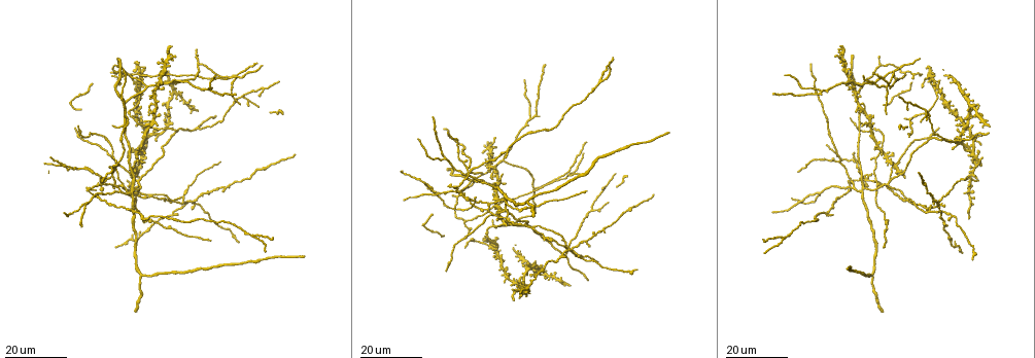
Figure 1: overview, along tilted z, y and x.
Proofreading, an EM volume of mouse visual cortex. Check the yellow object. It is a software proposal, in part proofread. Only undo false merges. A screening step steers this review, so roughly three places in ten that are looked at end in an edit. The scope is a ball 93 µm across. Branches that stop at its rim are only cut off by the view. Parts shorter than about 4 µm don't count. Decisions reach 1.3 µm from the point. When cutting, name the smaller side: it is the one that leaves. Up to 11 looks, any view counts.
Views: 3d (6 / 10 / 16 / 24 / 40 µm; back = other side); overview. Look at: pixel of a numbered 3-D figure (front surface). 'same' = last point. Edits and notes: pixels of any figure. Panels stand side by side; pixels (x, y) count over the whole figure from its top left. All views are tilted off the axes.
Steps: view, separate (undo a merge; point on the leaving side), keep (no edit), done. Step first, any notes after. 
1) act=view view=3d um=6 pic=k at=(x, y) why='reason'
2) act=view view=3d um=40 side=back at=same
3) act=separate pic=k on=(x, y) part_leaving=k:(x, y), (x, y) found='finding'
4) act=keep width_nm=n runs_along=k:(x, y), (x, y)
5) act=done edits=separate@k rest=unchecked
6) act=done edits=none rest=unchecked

act=view view=3d um=24 pic=1 at=(784, 237) why='side arm on a straight run'

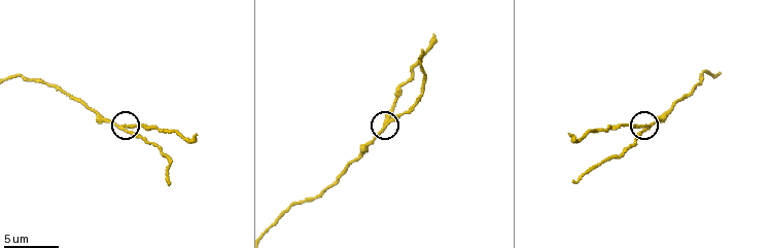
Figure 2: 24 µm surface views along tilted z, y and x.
act=view view=3d um=6 pic=2 at=(643, 128)

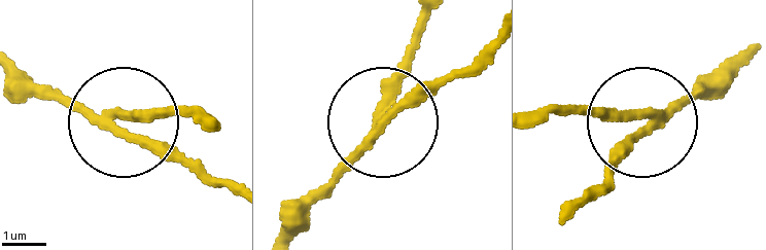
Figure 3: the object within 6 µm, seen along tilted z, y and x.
act=separate pic=3 on=(150, 115) side_arm_um=10 arms=3 found='two neurons meet here'

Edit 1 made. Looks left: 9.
act=view view=overview

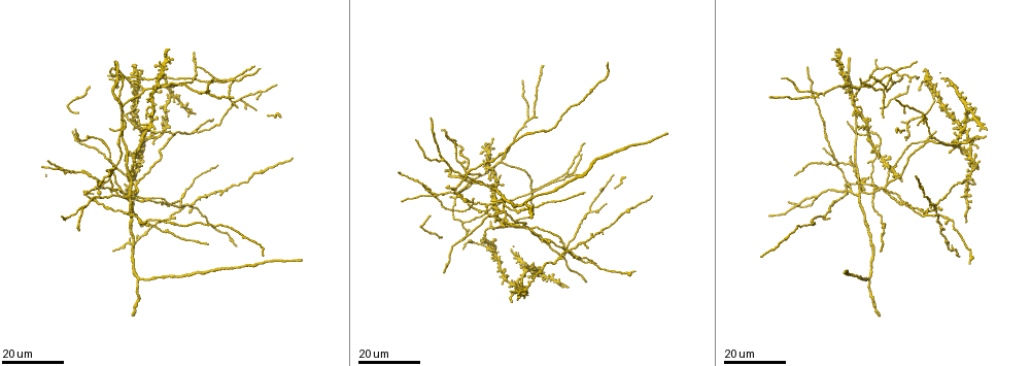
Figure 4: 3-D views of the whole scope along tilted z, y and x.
act=view view=3d um=16 pic=4 at=(501, 160) why='small branch off a trunk'

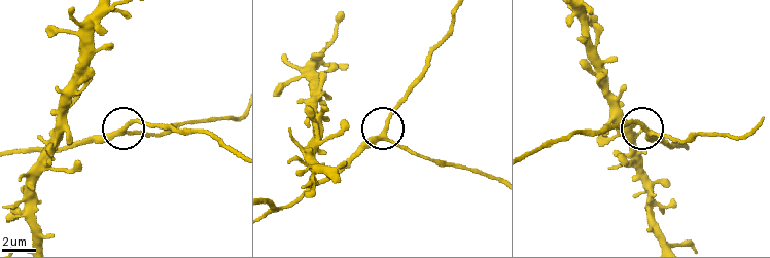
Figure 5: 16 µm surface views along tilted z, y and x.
act=view view=3d um=6 pic=5 at=(124, 130)

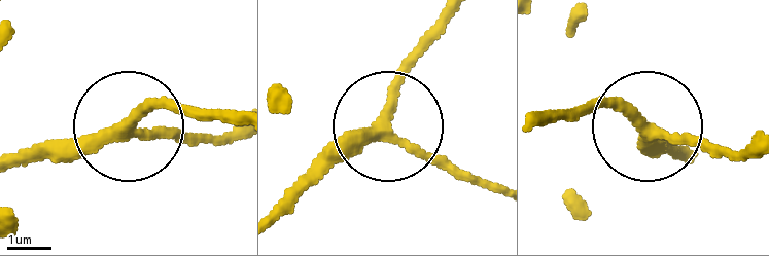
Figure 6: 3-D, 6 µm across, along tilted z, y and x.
act=view view=3d um=6 side=back pic=6 at=(383, 124)

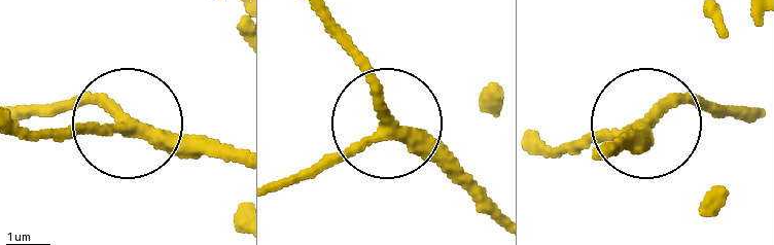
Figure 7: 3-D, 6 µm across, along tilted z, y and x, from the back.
act=keep side_arm_um=38 arms=3 found='all the same neuron'

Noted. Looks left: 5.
act=view view=3d um=24 pic=4 at=(859, 192) why='branch point'

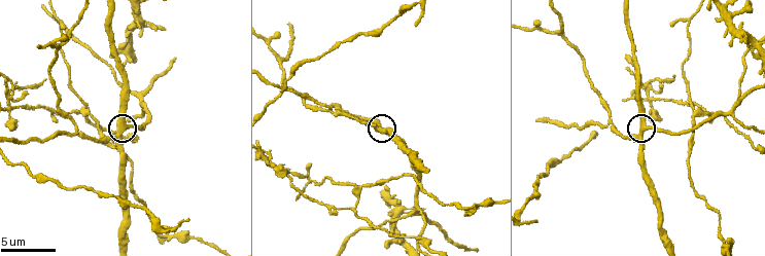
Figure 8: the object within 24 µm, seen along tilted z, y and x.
act=view view=3d um=10 pic=8 at=(643, 131)

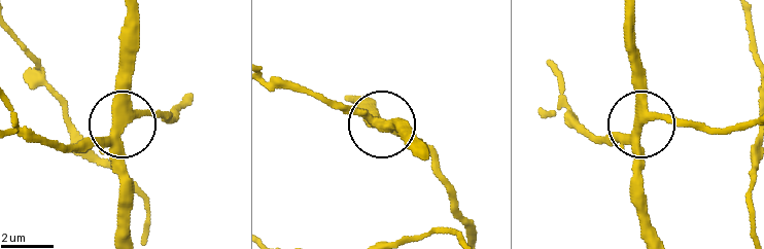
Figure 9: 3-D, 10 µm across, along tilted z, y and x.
act=keep side_arm_um=92 runs_along=9:(628, 11), (631, 78), (643, 130), (635, 214) found='all the same neuron'

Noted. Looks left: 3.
act=view view=3d um=16 pic=4 at=(591, 211) why='a fork'

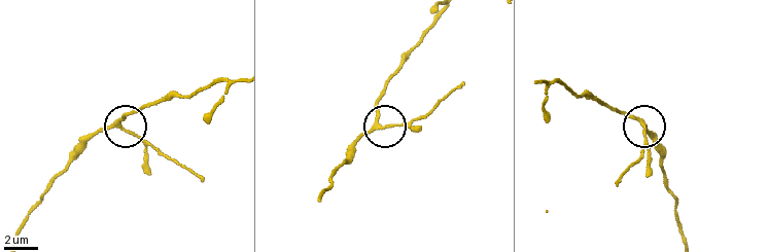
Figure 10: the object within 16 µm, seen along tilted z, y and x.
act=view view=3d um=10 pic=10 at=(376, 124)

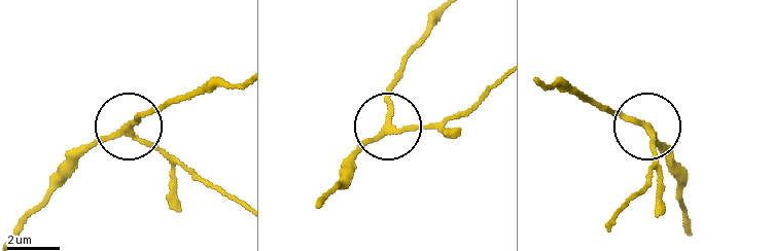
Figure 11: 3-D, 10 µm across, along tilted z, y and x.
act=keep side_arm_um=17 runs_along=11:(15, 229), (61, 172), (155, 108) found='continuous, no second neuron'

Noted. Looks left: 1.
act=view view=3d um=10 pic=8 at=(417, 208) why='three-way junction'

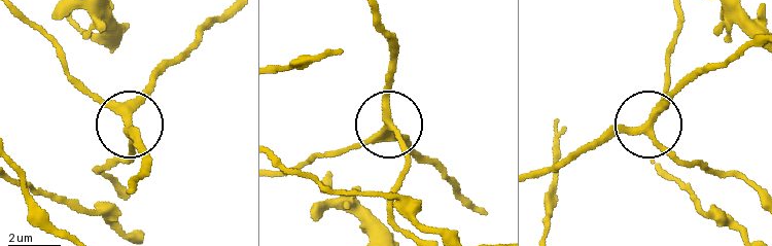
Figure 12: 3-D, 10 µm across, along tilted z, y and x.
act=keep width_nm=250 runs_along=12:(373, 16), (392, 60), (388, 121), (422, 163) found='all the same neuron'

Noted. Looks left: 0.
act=done edits=separate@3 rest=unchecked

